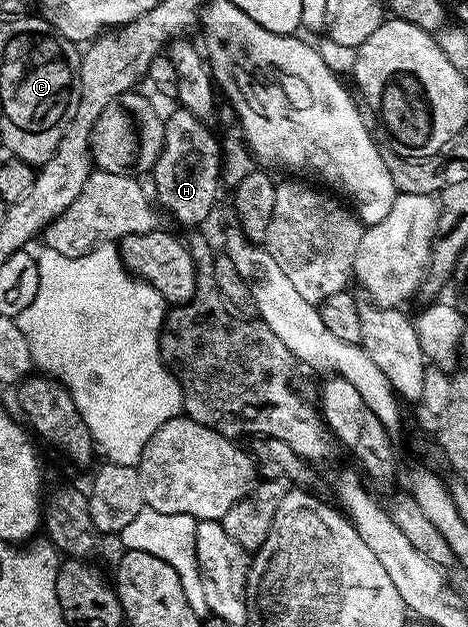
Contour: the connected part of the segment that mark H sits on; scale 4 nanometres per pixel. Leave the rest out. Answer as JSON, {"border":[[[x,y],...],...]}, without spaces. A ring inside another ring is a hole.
{"border":[[[175,108],[170,115],[167,114],[165,118],[165,126],[164,126],[164,148],[160,150],[159,160],[156,161],[156,164],[153,165],[153,169],[151,171],[151,179],[153,178],[153,186],[155,188],[155,192],[157,194],[156,201],[158,205],[160,204],[172,214],[172,216],[181,224],[185,226],[193,226],[189,228],[195,228],[197,224],[203,223],[209,216],[217,198],[217,192],[219,188],[221,189],[221,168],[223,165],[223,155],[221,153],[221,145],[217,136],[208,129],[209,126],[202,120],[195,117],[190,111],[184,110],[182,108]]]}

